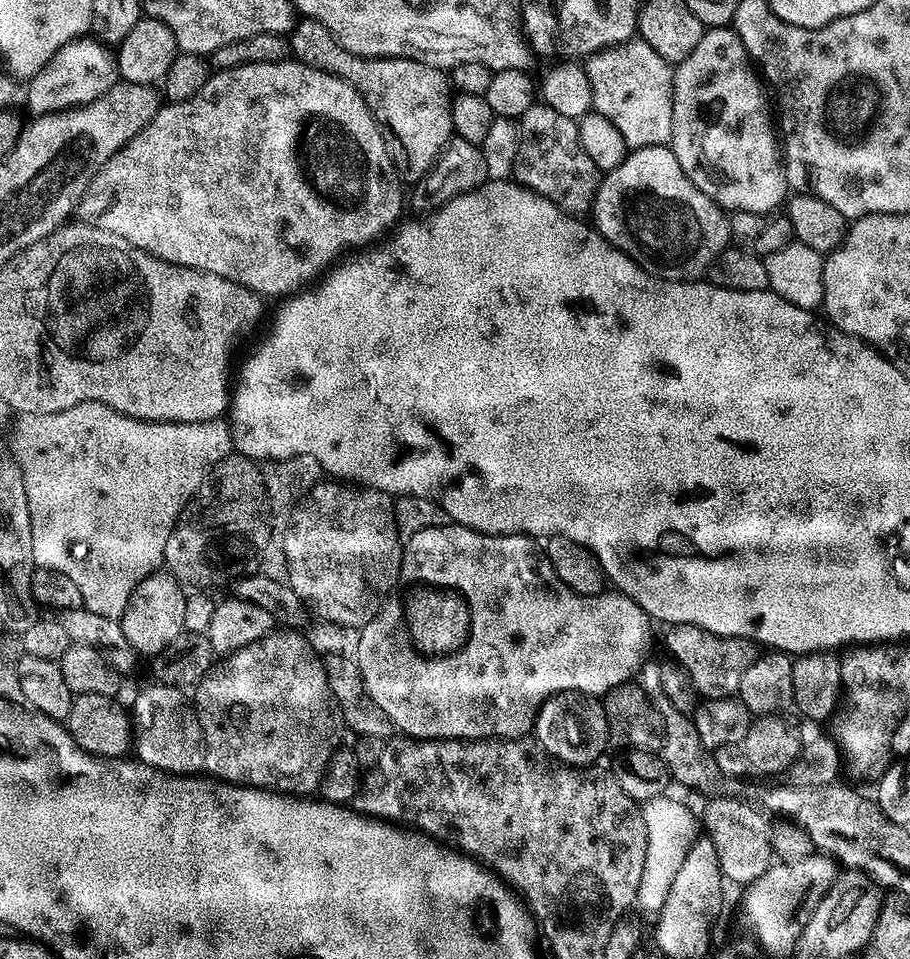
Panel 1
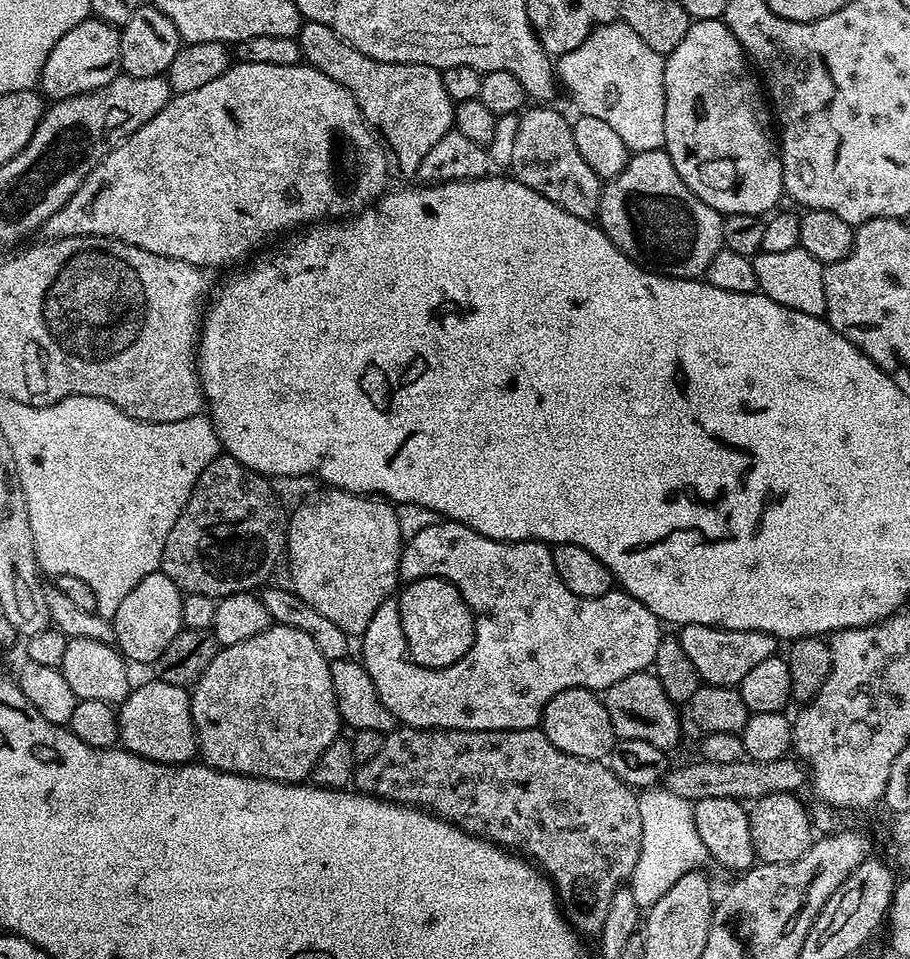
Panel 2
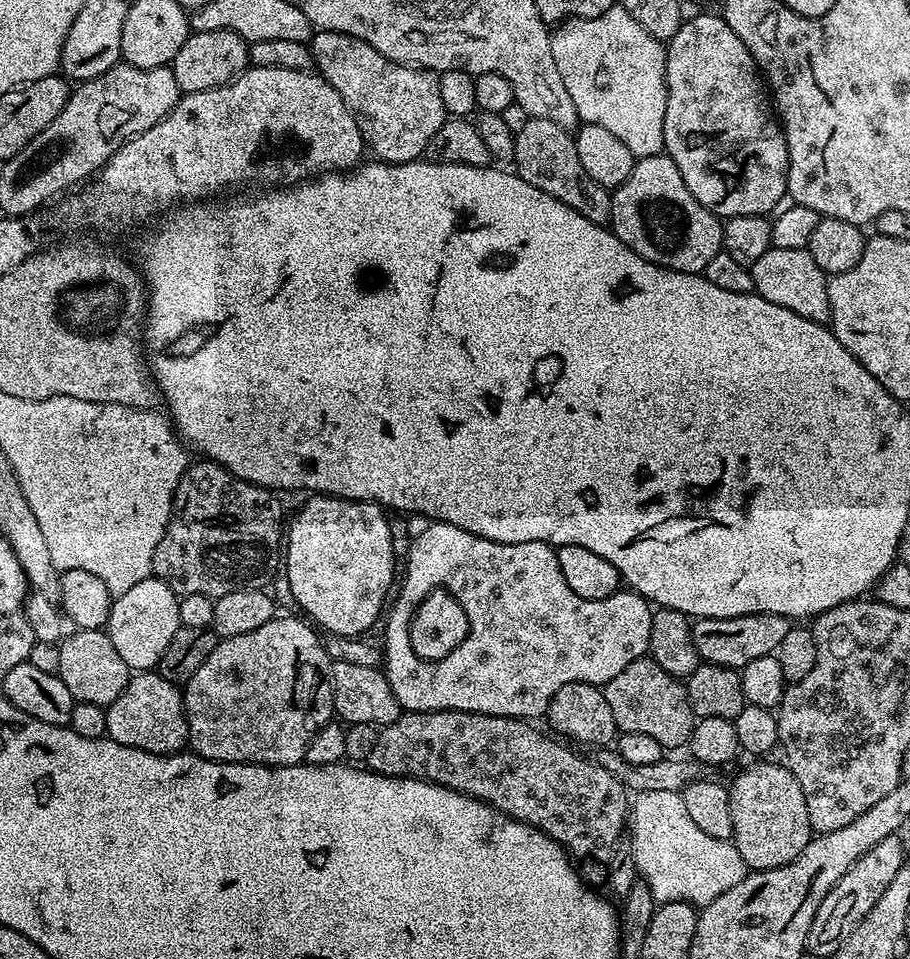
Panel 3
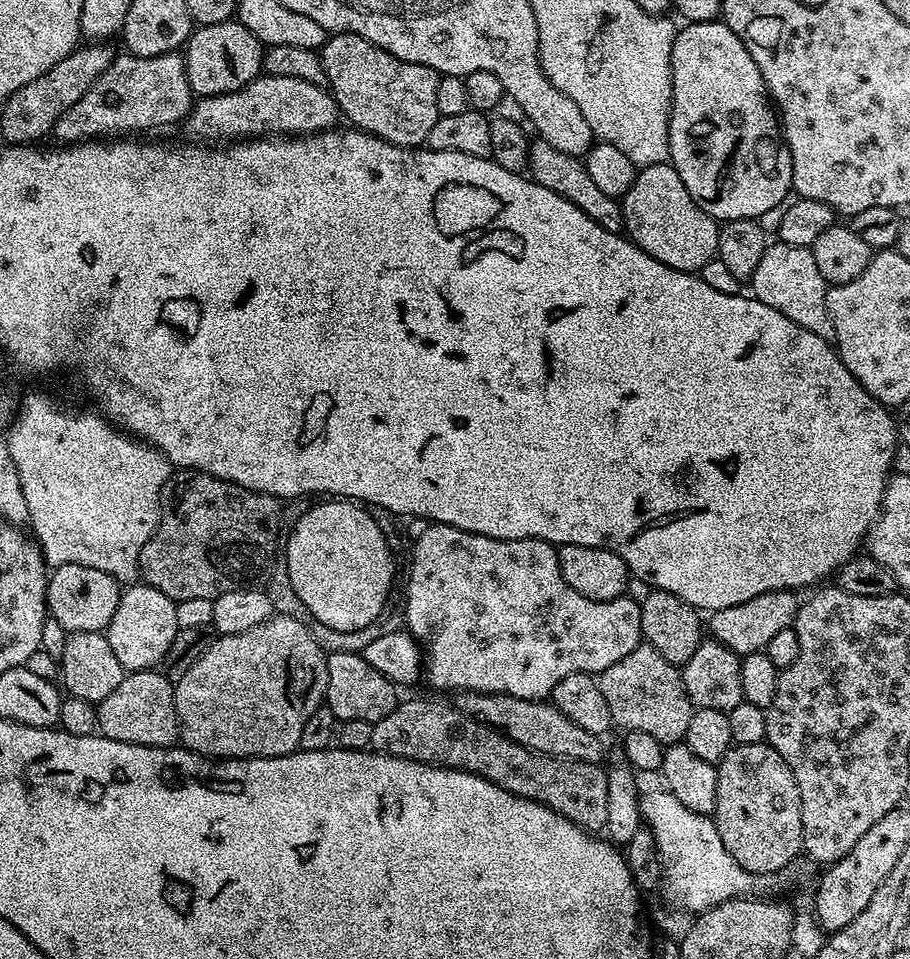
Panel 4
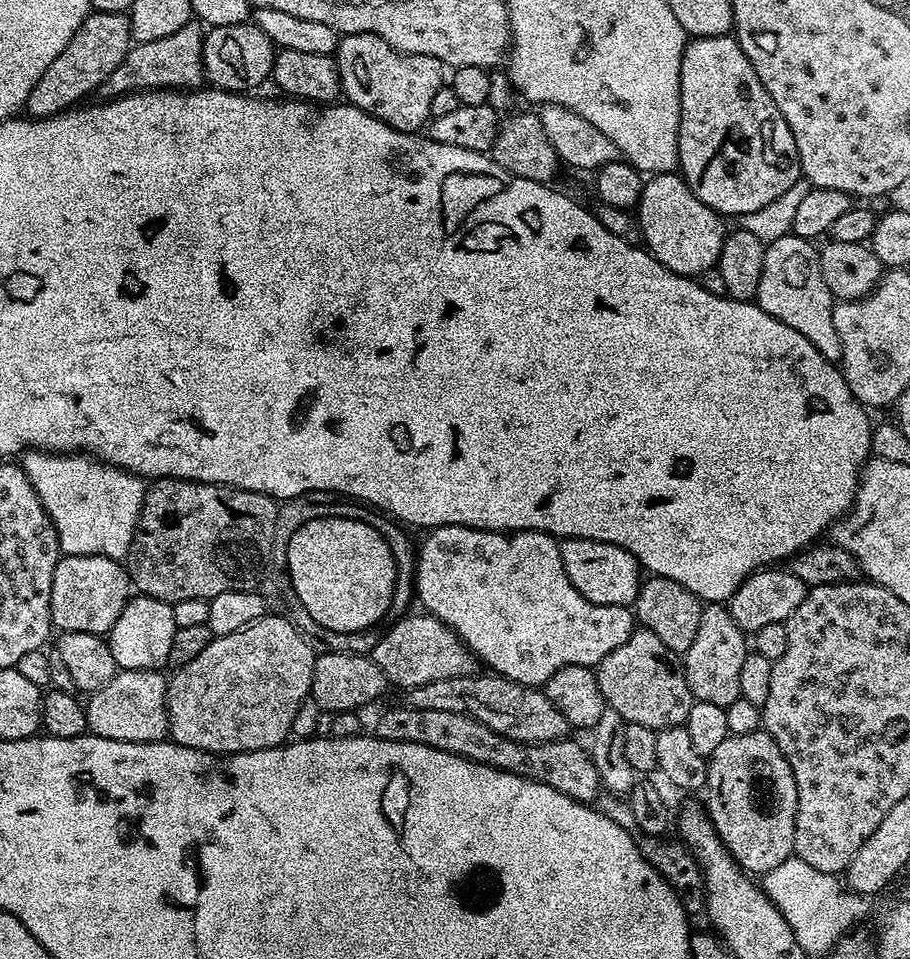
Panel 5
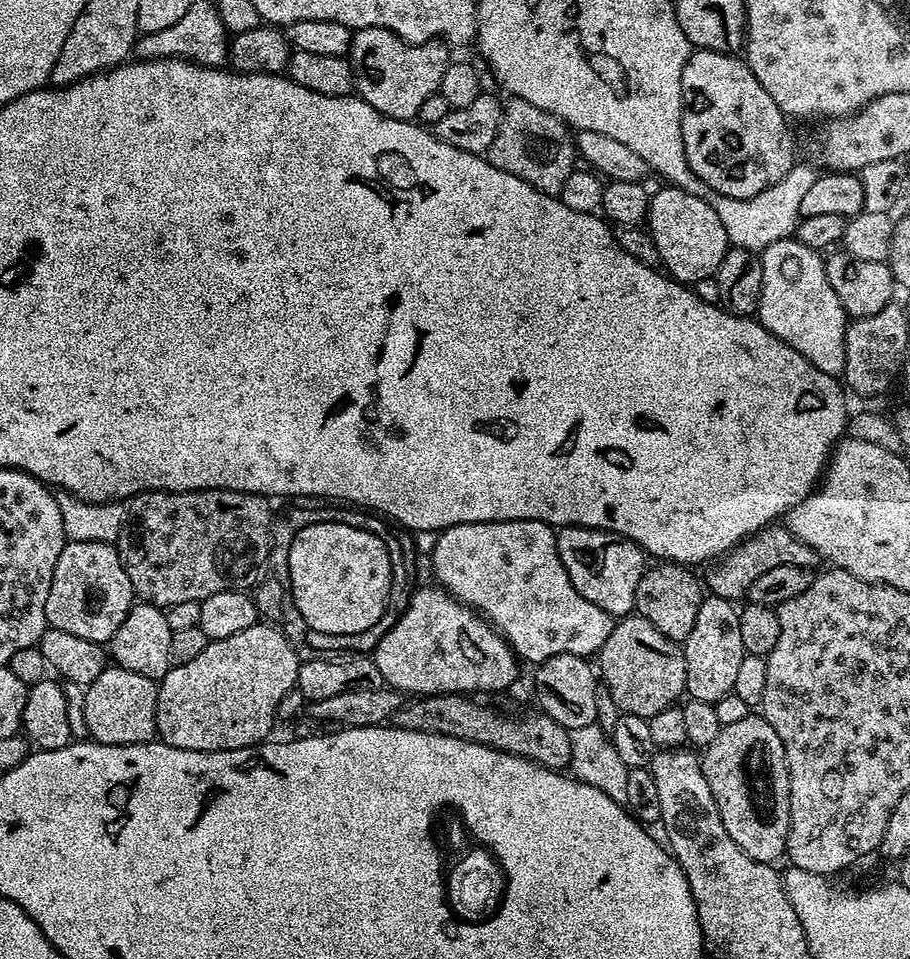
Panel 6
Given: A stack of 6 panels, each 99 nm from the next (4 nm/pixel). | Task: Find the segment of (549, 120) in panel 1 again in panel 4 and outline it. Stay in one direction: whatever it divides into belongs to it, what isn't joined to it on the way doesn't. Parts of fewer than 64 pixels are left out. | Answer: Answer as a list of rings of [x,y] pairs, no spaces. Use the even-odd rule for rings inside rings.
[[[536,138],[531,141],[528,150],[526,172],[536,183],[546,186],[546,190],[554,190],[554,194],[566,198],[566,202],[574,202],[574,206],[578,206],[578,210],[582,210],[586,218],[598,222],[602,230],[624,232],[624,209],[621,201],[617,197],[602,194],[602,190],[598,190],[598,185],[590,179],[590,174],[586,174],[586,166],[581,157],[562,154],[562,150],[554,150],[554,146]]]

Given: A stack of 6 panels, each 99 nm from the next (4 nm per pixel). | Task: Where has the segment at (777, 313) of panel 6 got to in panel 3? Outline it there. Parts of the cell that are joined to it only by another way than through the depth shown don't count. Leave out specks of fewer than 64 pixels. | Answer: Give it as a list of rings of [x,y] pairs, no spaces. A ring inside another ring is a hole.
[[[770,247],[752,269],[752,286],[756,295],[766,298],[766,302],[774,302],[774,306],[786,306],[786,310],[794,310],[794,314],[802,314],[802,318],[810,318],[810,322],[827,325],[832,319],[830,302],[828,301],[829,277],[810,258],[807,248],[798,250],[782,250]]]

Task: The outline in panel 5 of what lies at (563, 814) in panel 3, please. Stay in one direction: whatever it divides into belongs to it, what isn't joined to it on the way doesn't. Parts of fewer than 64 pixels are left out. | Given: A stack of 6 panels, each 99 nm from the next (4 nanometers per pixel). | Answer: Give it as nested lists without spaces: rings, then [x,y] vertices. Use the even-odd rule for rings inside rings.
[[[401,706],[401,708],[388,708],[376,720],[375,735],[382,740],[390,742],[418,742],[438,750],[446,750],[455,756],[461,756],[467,760],[473,760],[479,764],[485,764],[491,768],[497,768],[500,772],[513,772],[519,776],[525,776],[527,780],[536,780],[539,784],[550,786],[562,794],[581,802],[592,802],[601,795],[602,786],[598,773],[596,773],[594,762],[588,756],[588,750],[583,749],[579,739],[565,738],[546,742],[545,744],[523,744],[514,742],[510,738],[502,738],[502,734],[494,734],[482,722],[470,718],[464,714],[450,714],[446,710],[418,710]]]

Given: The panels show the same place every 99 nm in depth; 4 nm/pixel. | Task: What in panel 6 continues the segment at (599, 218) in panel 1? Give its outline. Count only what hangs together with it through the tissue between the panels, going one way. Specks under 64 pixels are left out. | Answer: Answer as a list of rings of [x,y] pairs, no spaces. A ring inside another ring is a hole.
[[[662,187],[651,193],[646,230],[654,238],[663,271],[682,284],[694,286],[702,278],[716,275],[730,247],[726,230],[718,213],[702,198],[694,198],[694,194],[686,194],[681,188]]]

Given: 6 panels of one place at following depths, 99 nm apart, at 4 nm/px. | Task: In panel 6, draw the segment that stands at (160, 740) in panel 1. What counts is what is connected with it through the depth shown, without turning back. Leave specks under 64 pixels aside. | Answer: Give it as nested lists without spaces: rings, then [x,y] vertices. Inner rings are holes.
[[[105,666],[102,674],[98,674],[98,678],[94,678],[94,682],[84,688],[84,709],[86,710],[88,736],[98,744],[113,744],[114,746],[147,744],[156,736],[157,706],[157,681],[150,678],[142,678],[142,674],[134,674],[134,670]]]

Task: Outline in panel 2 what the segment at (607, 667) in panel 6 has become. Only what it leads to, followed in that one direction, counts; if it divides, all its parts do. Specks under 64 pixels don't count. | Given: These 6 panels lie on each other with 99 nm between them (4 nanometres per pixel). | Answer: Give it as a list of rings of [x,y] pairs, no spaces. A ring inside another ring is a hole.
[[[645,670],[626,674],[622,682],[614,682],[602,696],[606,706],[606,714],[610,714],[610,726],[617,738],[629,740],[638,738],[638,742],[650,742],[650,746],[658,746],[665,750],[680,740],[680,716],[677,705],[666,694],[662,682],[651,671]]]

